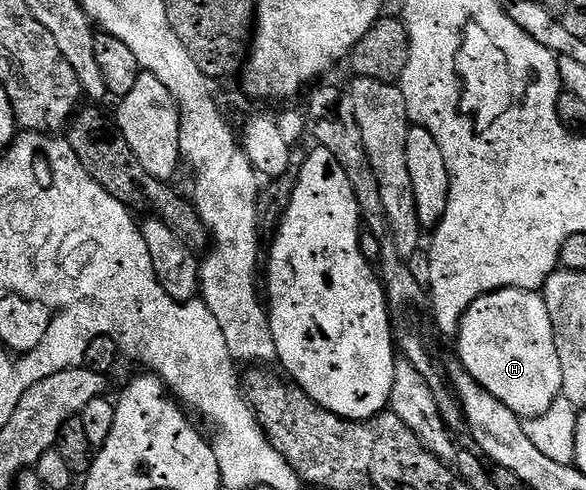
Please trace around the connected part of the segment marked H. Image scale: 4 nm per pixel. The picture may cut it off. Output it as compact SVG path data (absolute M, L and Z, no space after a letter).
M509 287L503 291L481 295L479 299L472 301L472 305L464 313L456 342L459 355L457 358L462 368L480 386L488 389L488 393L492 393L496 401L508 405L508 409L512 409L512 413L516 413L519 419L538 419L544 413L548 413L548 409L552 409L554 402L562 395L562 370L552 329L552 317L548 313L546 300L538 291L521 291Z

